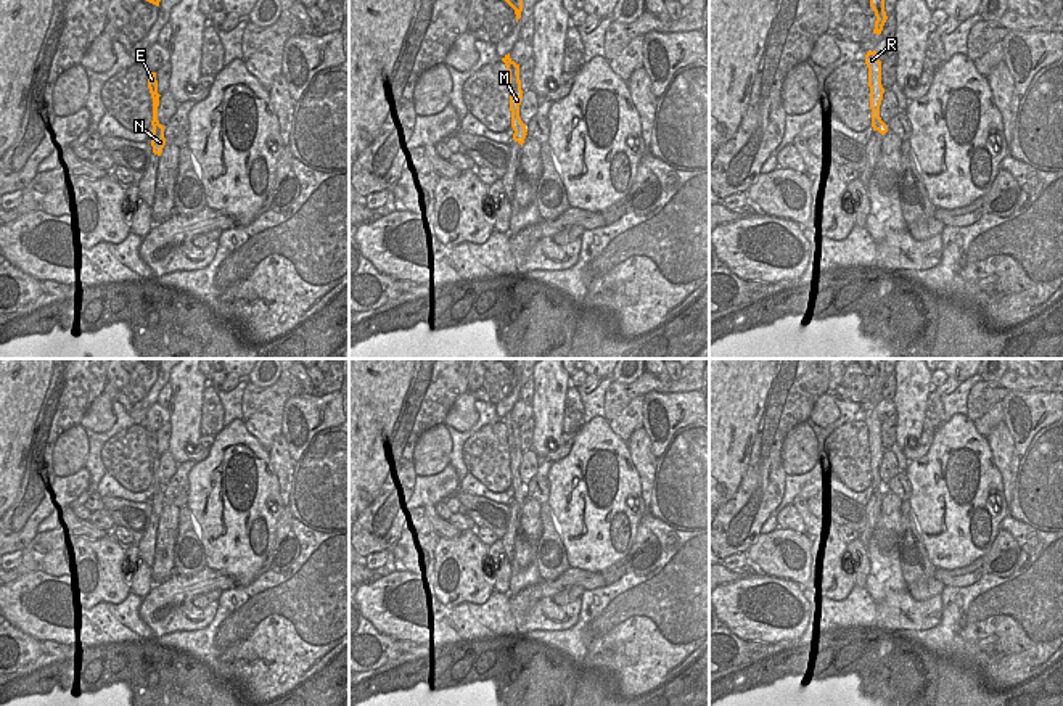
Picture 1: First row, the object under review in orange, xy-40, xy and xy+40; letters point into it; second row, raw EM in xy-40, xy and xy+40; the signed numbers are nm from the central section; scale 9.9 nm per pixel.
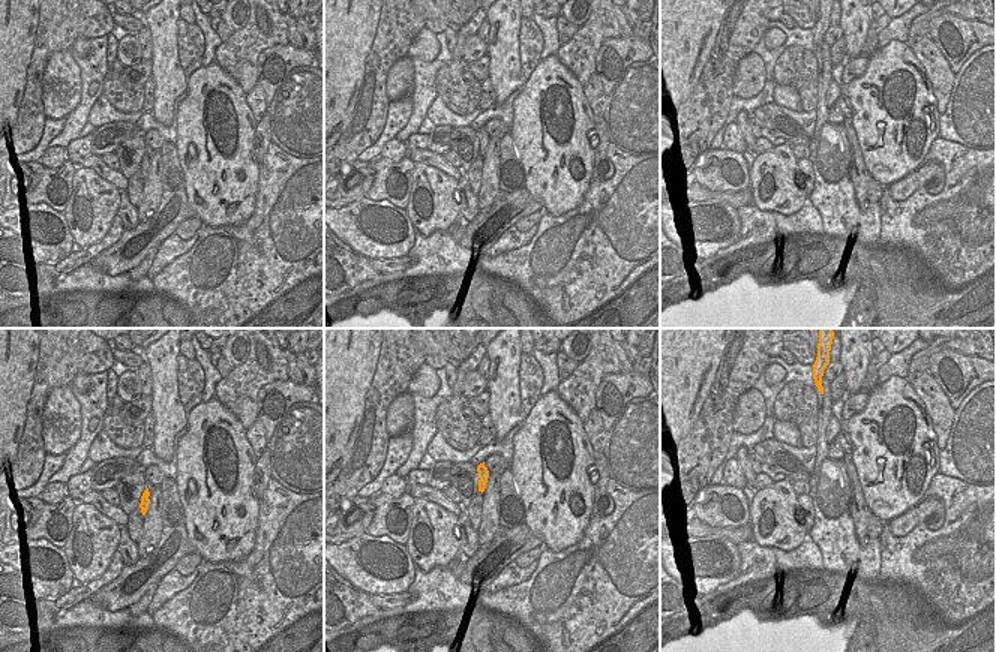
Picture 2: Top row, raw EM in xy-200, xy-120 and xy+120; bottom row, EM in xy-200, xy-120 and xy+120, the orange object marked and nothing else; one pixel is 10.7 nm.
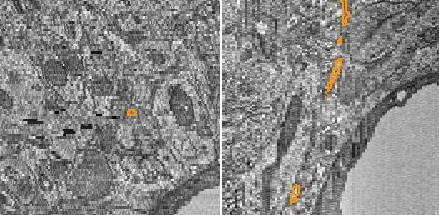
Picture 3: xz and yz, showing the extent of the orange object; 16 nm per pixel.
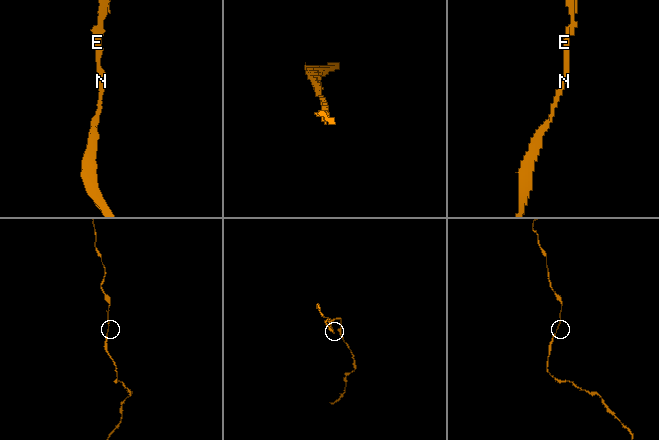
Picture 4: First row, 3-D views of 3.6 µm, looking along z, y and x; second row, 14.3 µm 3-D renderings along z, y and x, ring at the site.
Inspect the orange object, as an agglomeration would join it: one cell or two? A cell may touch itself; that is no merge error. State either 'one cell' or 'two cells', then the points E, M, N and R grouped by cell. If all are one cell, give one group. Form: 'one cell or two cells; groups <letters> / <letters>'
one cell; groups E M N R

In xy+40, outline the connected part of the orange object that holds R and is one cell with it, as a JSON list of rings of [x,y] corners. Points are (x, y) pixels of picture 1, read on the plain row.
[[[875,410],[867,412],[865,425],[868,428],[872,487],[873,491],[878,491],[881,495],[884,495],[888,492],[888,487],[880,478],[880,465],[883,460],[884,449],[881,445],[881,421],[878,420]]]

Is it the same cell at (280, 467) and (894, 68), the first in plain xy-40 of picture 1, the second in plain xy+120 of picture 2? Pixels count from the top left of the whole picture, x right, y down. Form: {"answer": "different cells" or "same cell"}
{"answer": "different cells"}

